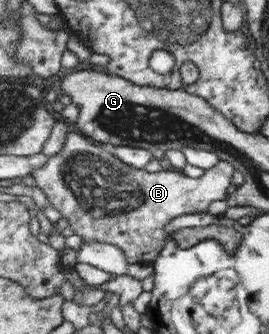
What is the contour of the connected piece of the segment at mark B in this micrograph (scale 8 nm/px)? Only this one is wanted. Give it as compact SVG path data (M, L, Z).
M73 129L67 132L67 140L62 151L50 158L40 169L35 169L33 177L35 185L41 187L56 203L68 225L84 242L108 243L122 250L129 264L152 265L152 261L160 254L165 245L166 229L172 219L184 214L204 214L210 201L224 199L226 187L230 185L233 164L218 160L216 165L205 170L198 178L186 177L181 171L159 170L146 173L143 168L132 169L116 156L102 151L96 145L90 145L82 133Z

